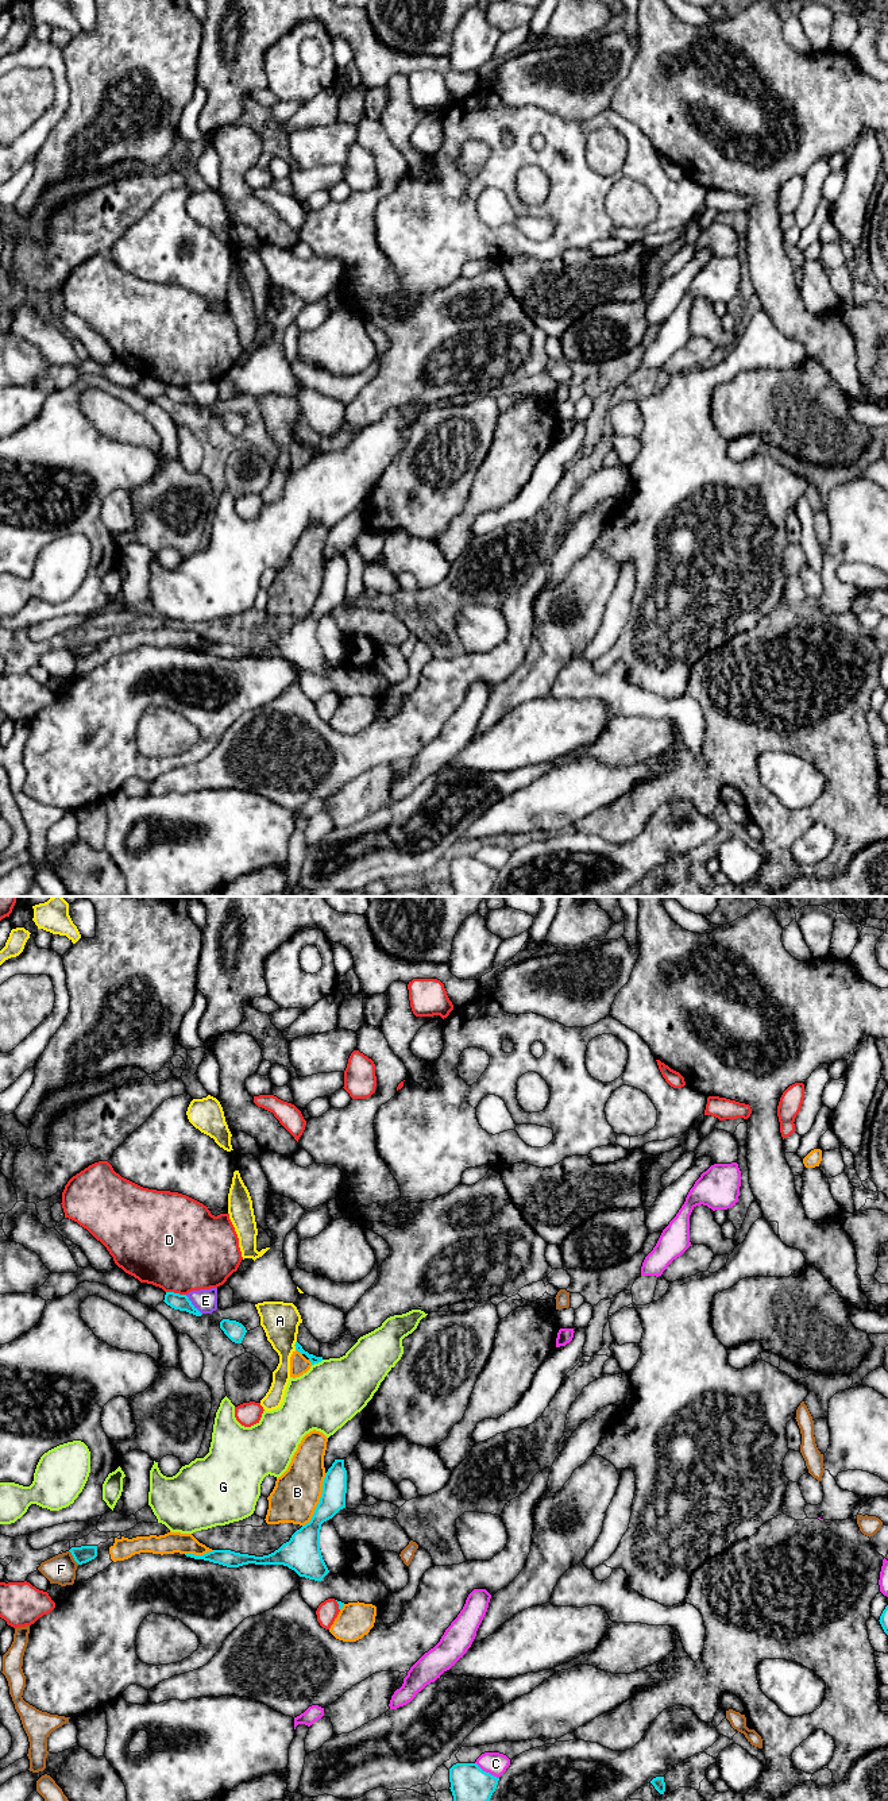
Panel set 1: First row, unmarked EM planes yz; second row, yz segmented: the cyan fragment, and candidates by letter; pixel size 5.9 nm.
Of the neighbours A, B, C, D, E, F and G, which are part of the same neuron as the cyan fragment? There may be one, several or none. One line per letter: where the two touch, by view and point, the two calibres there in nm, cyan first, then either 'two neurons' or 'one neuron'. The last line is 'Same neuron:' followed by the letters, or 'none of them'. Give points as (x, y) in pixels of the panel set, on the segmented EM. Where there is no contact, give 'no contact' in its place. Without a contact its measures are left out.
A: yz (294, 1345) | 50/220 nm | two neurons
B: yz (320, 1500) | 160/280 nm | two neurons
C: yz (487, 1773) | 220/140 nm | two neurons
D: yz (176, 1294) | 100/480 nm | two neurons
E: yz (192, 1304) | 100/140 nm | two neurons
F: yz (73, 1557) | 100/180 nm | two neurons
G: yz (317, 1362) | 50/380 nm | two neurons
Same neuron: none of them

